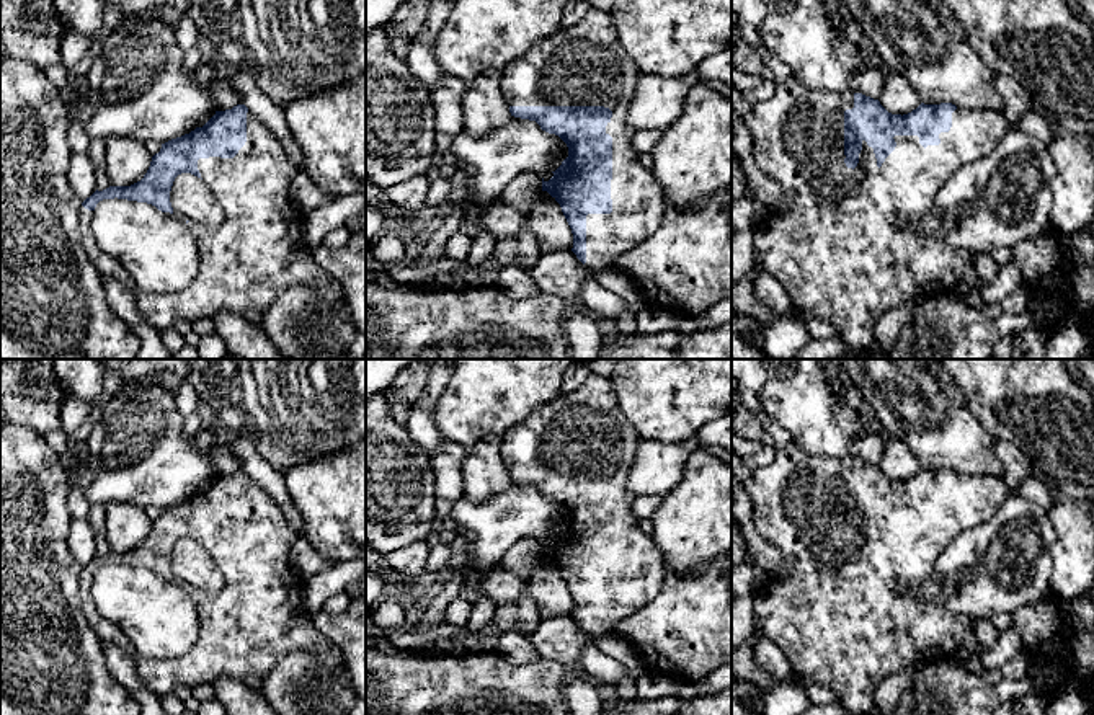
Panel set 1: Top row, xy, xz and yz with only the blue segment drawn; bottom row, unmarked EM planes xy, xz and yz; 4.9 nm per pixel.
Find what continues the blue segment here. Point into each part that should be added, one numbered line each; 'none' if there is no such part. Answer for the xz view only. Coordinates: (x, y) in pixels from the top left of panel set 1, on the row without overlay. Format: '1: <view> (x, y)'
1: xz (585, 430)

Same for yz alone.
1: yz (831, 609)

